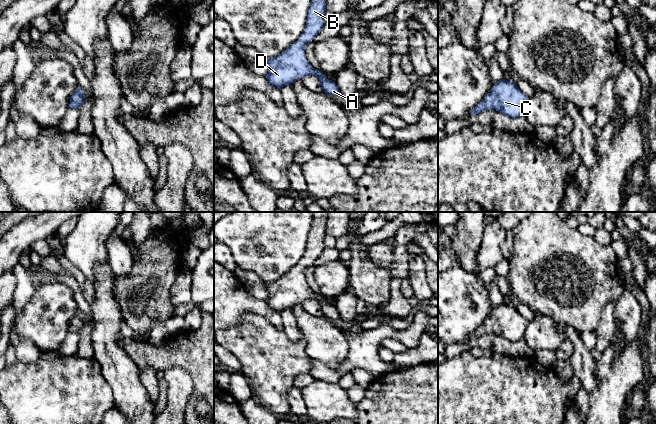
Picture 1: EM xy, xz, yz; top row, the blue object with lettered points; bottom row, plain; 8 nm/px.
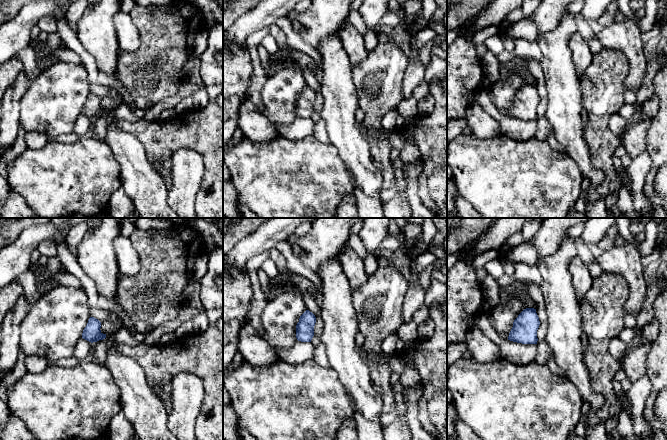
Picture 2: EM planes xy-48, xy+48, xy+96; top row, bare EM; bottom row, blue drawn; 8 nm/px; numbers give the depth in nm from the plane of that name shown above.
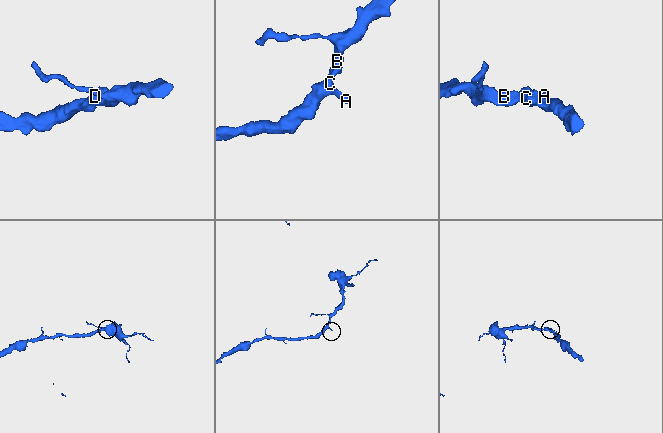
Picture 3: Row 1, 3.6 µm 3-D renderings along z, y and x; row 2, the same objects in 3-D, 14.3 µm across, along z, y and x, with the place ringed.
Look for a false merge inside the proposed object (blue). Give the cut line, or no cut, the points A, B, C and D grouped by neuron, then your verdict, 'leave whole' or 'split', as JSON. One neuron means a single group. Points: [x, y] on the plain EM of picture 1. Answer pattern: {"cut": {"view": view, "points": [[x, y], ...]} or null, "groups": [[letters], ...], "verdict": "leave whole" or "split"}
{"cut": null, "groups": [["A", "B", "C", "D"]], "verdict": "leave whole"}

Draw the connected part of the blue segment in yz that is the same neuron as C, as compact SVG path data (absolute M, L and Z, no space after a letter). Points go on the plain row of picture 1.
M502 303L494 308L488 317L472 334L472 339L485 334L495 333L511 342L517 342L524 337L529 322L523 317L516 307Z

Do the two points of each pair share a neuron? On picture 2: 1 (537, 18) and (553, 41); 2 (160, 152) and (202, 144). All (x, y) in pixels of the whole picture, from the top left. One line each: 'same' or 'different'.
1: different
2: same

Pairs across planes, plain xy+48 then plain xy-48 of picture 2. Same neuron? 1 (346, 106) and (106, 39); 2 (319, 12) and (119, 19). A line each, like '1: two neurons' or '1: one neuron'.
1: two neurons
2: two neurons

